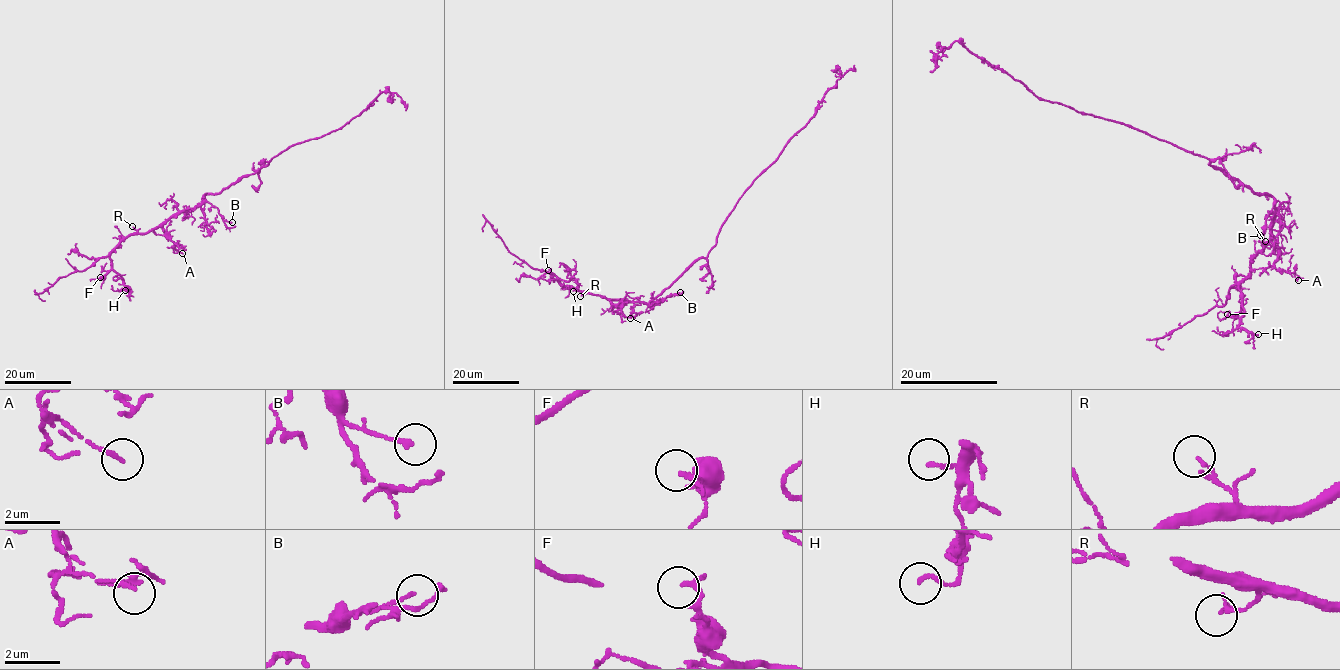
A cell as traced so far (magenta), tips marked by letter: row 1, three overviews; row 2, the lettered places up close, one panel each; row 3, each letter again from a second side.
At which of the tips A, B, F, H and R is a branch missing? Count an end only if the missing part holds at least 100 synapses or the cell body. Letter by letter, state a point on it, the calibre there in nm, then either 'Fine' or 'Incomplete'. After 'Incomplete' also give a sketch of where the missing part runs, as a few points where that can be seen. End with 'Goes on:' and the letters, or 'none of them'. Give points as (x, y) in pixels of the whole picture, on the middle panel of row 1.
A: Place: (630, 318). Thickness 140 nm. Fine
B: Place: (680, 292). Thickness 140 nm. Fine
F: Place: (548, 270). Thickness 150 nm. Fine
H: Place: (573, 291). Thickness 160 nm. Fine
R: Place: (580, 296). Thickness 80 nm. Fine
Goes on: none of them

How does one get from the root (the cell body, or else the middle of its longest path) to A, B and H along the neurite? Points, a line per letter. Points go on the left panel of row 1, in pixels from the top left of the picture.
A: (242, 176), (219, 192), (206, 194), (199, 206), (179, 211), (163, 225), (173, 248), (182, 253)
B: (242, 176), (219, 192), (203, 196), (224, 220), (232, 222)
H: (242, 176), (219, 192), (206, 194), (199, 206), (126, 237), (109, 257), (130, 290), (125, 290)

